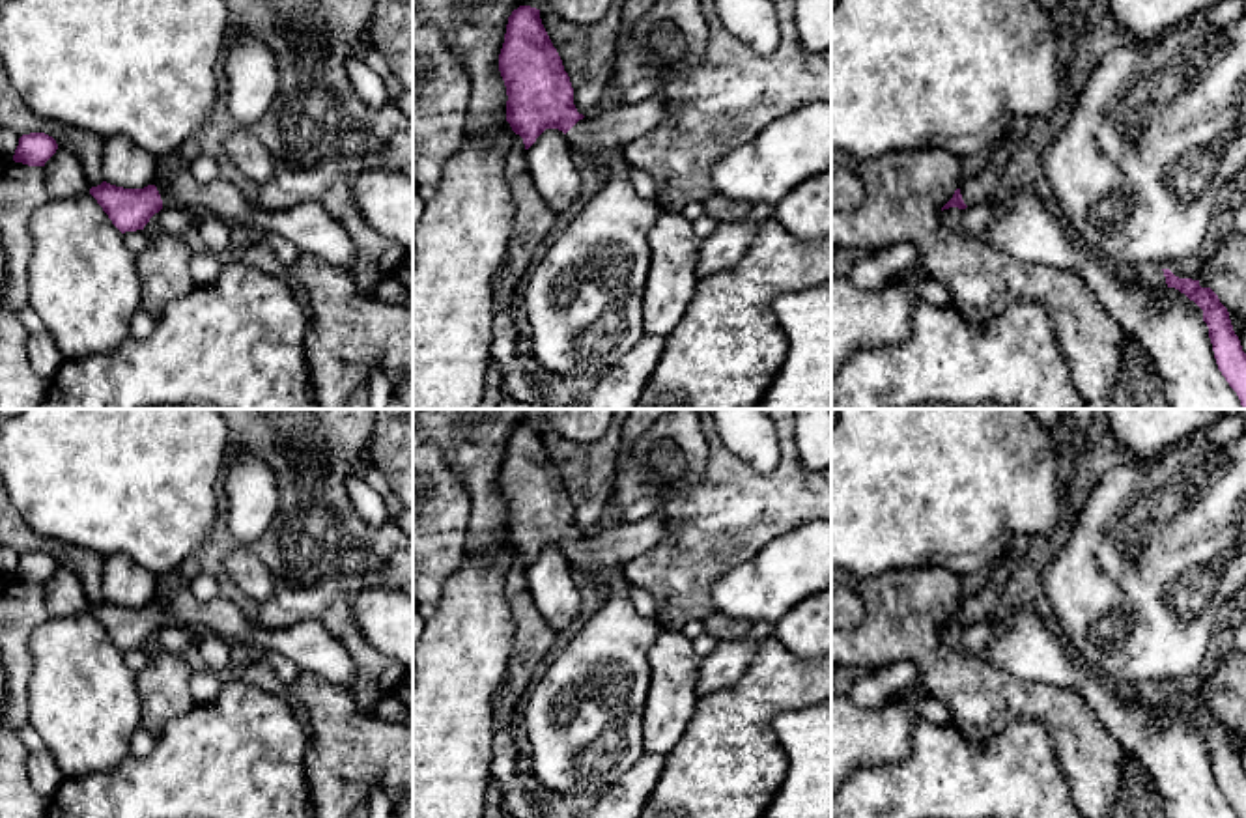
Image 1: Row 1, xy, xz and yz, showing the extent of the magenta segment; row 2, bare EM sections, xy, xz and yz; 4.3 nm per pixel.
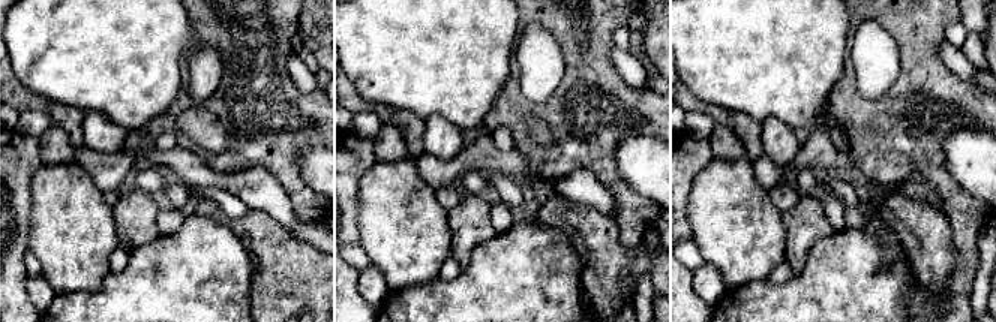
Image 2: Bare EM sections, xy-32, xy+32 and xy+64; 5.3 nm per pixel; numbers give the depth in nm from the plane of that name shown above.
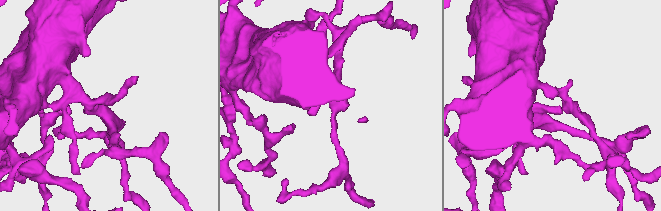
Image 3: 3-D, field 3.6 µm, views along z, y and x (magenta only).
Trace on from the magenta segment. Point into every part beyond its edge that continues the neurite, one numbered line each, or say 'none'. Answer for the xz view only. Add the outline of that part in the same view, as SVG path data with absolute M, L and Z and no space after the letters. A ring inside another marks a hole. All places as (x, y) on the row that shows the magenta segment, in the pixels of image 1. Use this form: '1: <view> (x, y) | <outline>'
1: xz (604, 133) | M661 93L635 105L615 101L603 105L596 114L579 120L566 133L566 138L581 162L587 159L607 159L631 140L646 134L665 116Z

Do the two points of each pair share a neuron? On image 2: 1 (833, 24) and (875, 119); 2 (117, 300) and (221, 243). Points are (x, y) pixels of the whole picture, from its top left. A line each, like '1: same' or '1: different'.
1: different
2: same

